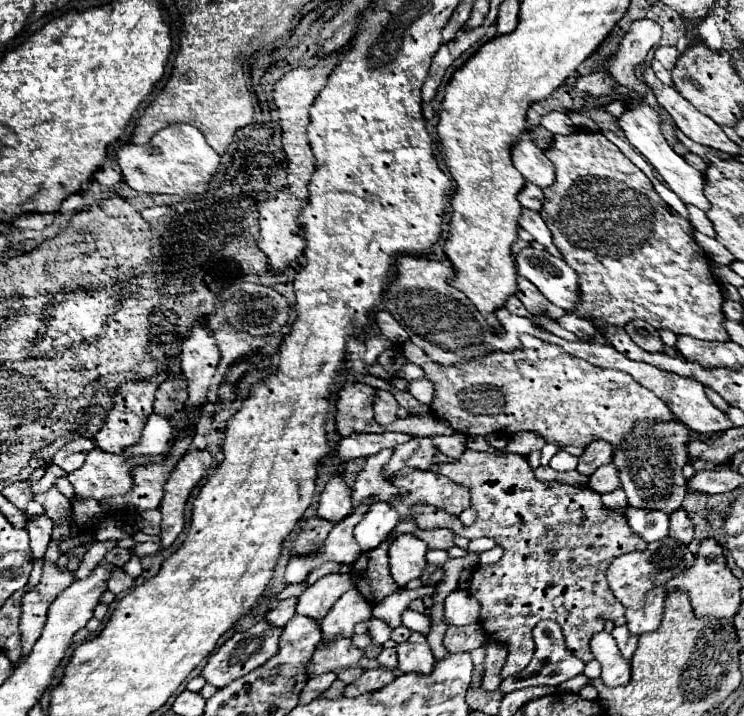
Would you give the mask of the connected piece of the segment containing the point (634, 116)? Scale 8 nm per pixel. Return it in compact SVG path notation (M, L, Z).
M633 104L621 118L619 118L619 126L623 128L627 140L641 152L643 158L647 158L655 170L661 174L663 182L685 202L685 204L693 204L697 208L707 212L711 208L711 204L707 202L705 194L703 194L703 174L699 170L695 170L693 166L689 166L677 152L673 152L667 144L667 140L663 138L661 132L661 116L655 108L647 106L647 104Z

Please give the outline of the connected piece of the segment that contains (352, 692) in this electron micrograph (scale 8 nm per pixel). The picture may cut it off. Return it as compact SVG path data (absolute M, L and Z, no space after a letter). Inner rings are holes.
M375 668L375 670L365 670L361 674L361 678L357 678L355 682L351 682L345 688L345 696L347 698L357 698L361 694L369 694L369 692L377 692L381 688L385 688L387 684L391 684L395 680L393 672L385 670L385 668Z

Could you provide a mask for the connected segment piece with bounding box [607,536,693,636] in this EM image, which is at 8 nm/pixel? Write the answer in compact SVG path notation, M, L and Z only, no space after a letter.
M667 536L659 542L647 544L645 550L629 552L623 556L617 556L611 566L607 568L607 582L613 590L613 594L621 600L625 606L625 618L627 618L627 628L633 634L645 634L653 632L659 628L661 618L663 618L663 600L665 600L665 584L673 576L679 576L693 564L693 554L687 550L685 544L679 540Z

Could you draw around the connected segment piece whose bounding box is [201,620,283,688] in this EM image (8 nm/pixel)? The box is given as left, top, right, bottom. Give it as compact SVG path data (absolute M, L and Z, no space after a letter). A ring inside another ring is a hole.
M261 620L259 624L255 624L253 628L249 628L249 630L245 630L245 632L237 632L235 636L231 636L231 638L219 648L217 654L213 654L213 656L209 658L209 662L205 664L201 676L203 676L209 684L213 684L215 688L225 688L229 682L233 682L233 680L237 680L237 678L249 674L251 670L263 666L263 664L277 652L277 640L279 640L281 632L283 632L283 628L277 628L277 626L269 624L267 620Z

